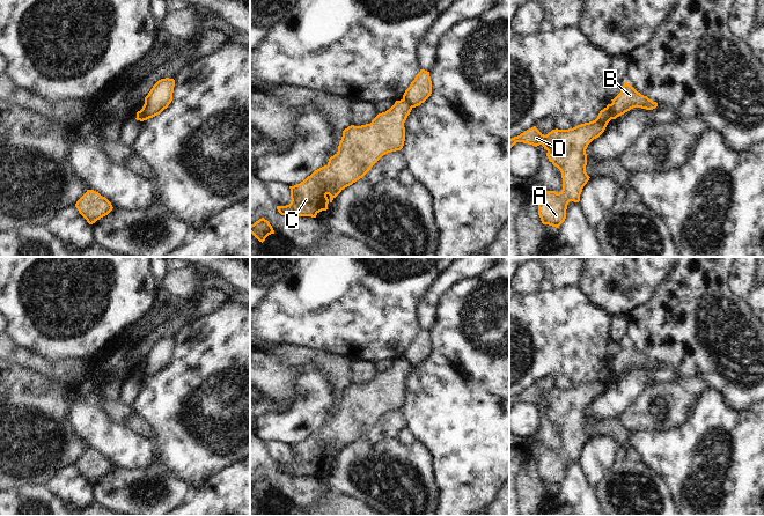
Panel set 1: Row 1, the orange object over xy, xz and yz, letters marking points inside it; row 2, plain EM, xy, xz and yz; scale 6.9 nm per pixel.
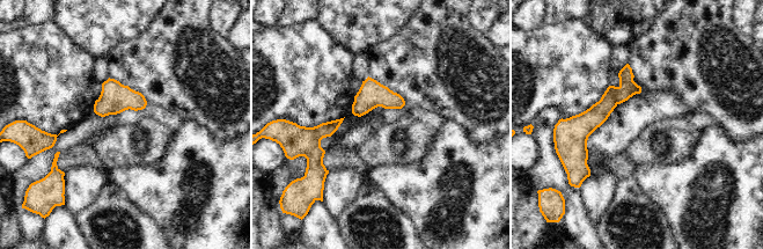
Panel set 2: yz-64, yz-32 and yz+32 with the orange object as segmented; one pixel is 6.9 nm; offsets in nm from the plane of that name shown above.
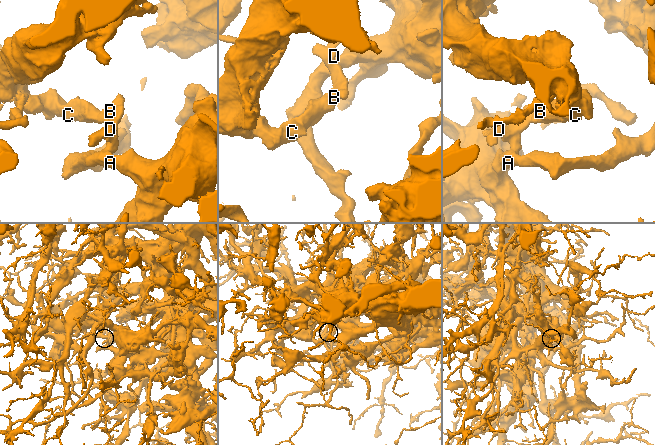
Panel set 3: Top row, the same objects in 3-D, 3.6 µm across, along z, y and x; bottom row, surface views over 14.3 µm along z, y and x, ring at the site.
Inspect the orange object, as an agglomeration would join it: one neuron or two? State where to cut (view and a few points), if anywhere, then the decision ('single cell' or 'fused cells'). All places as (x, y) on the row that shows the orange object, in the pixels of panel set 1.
cut yz (610, 104), (612, 118); fused cells

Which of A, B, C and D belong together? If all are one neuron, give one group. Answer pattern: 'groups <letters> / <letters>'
groups A D / B C

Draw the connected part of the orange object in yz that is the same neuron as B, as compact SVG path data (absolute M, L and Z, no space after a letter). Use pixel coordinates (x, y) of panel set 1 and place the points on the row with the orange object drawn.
M622 86L620 93L612 99L611 103L612 119L616 119L633 108L653 110L656 106L656 102L653 102L647 96L641 95L632 86Z

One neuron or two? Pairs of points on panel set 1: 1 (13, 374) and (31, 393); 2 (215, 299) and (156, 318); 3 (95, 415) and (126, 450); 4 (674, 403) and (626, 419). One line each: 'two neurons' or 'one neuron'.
1: one neuron
2: two neurons
3: one neuron
4: one neuron

